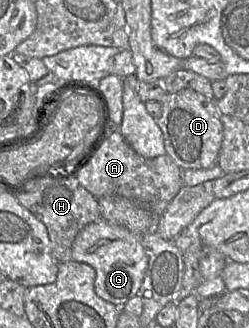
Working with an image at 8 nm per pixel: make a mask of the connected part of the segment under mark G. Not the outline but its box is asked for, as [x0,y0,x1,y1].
[71,219,148,309]

